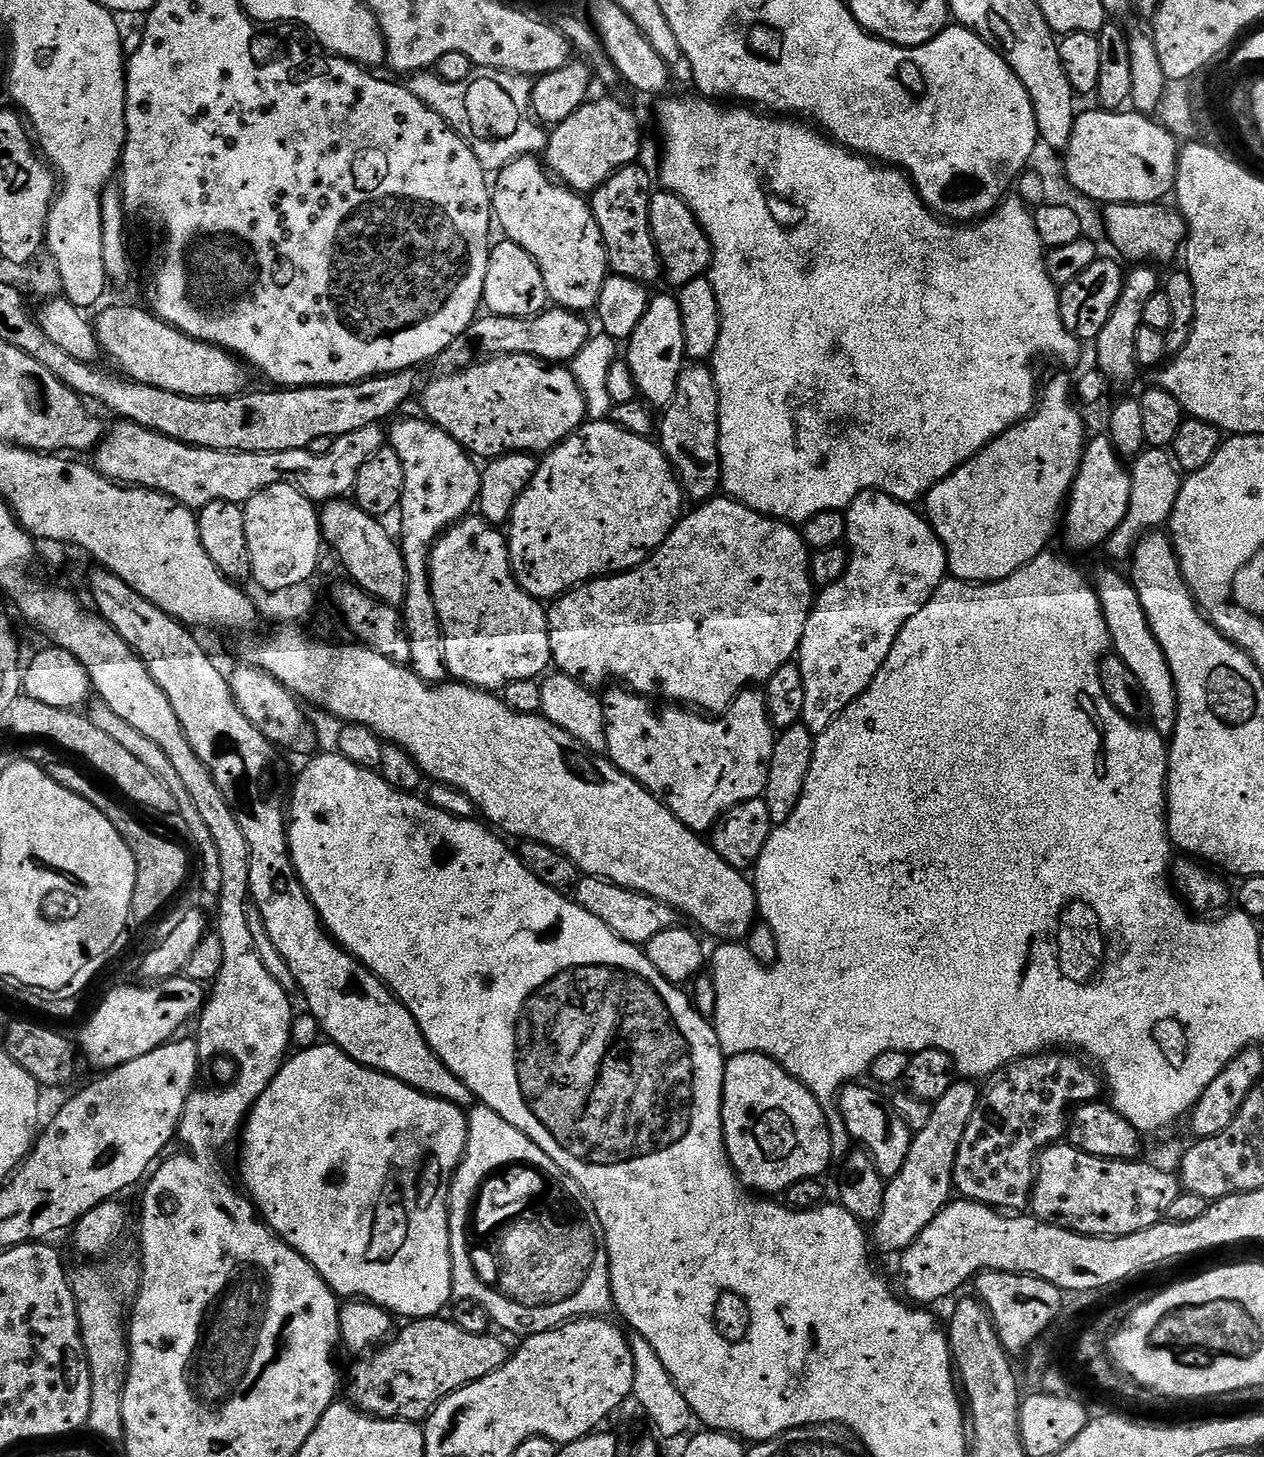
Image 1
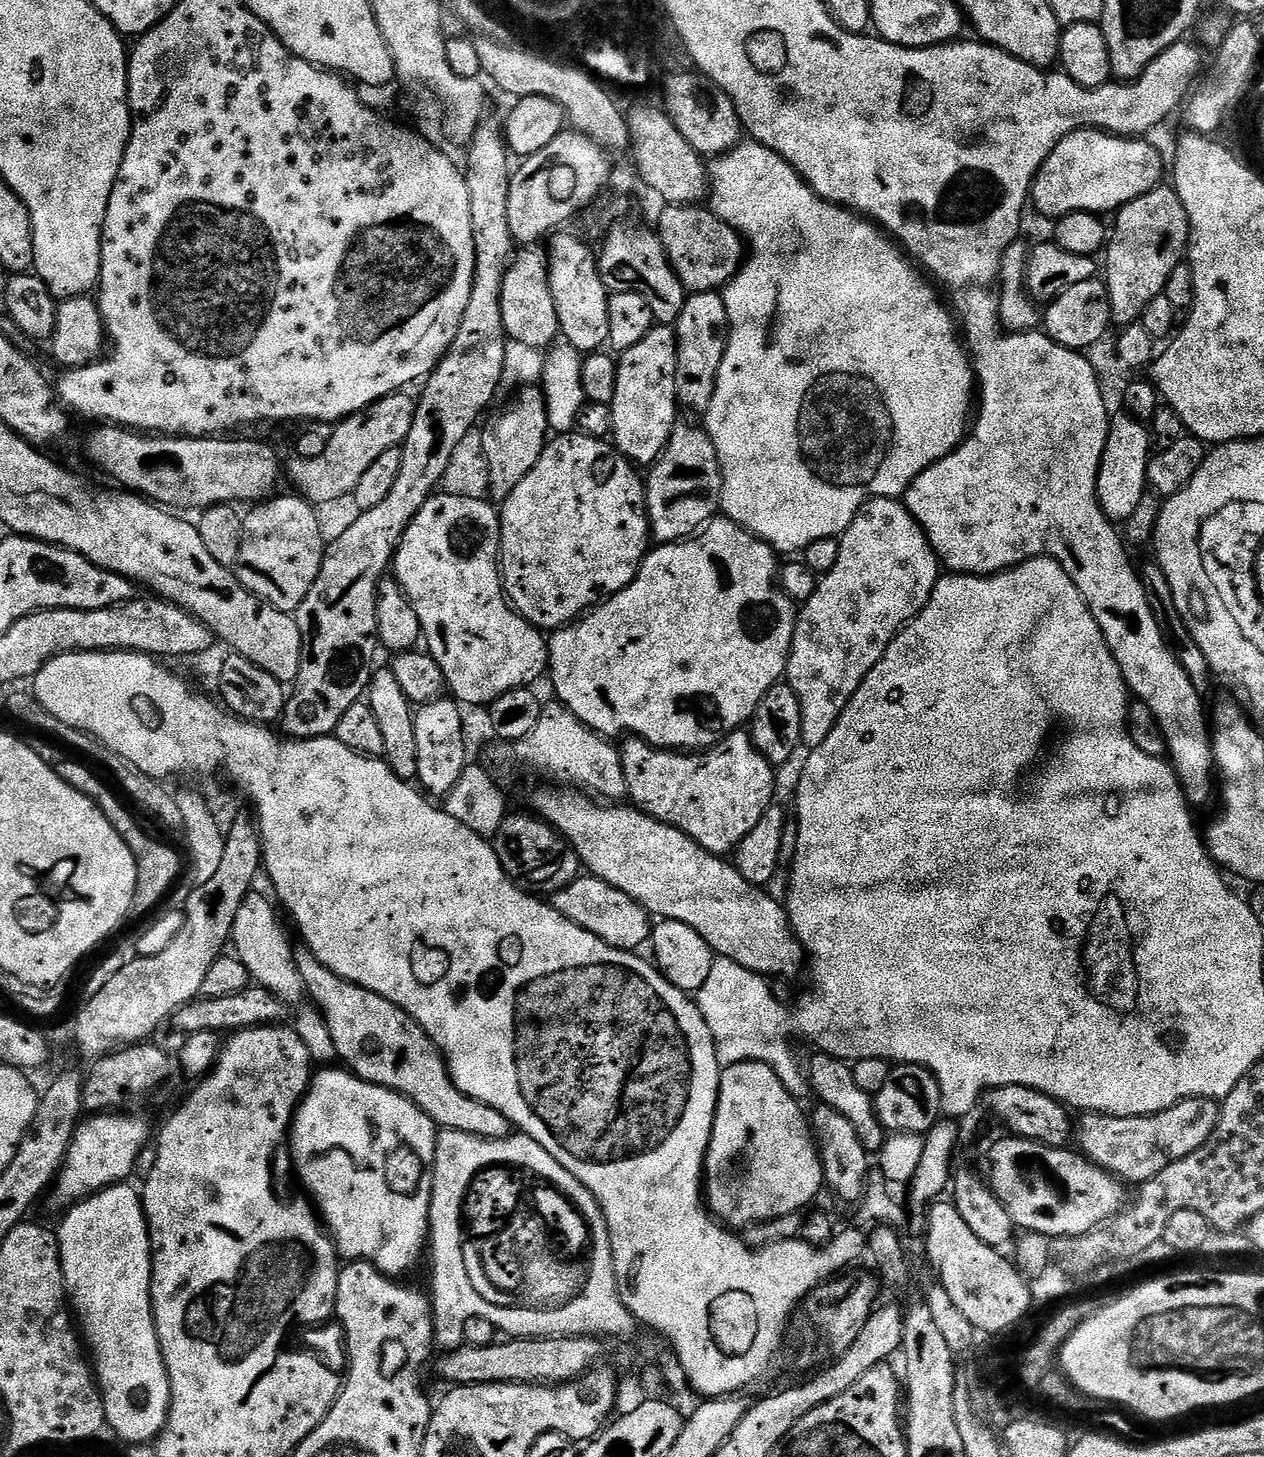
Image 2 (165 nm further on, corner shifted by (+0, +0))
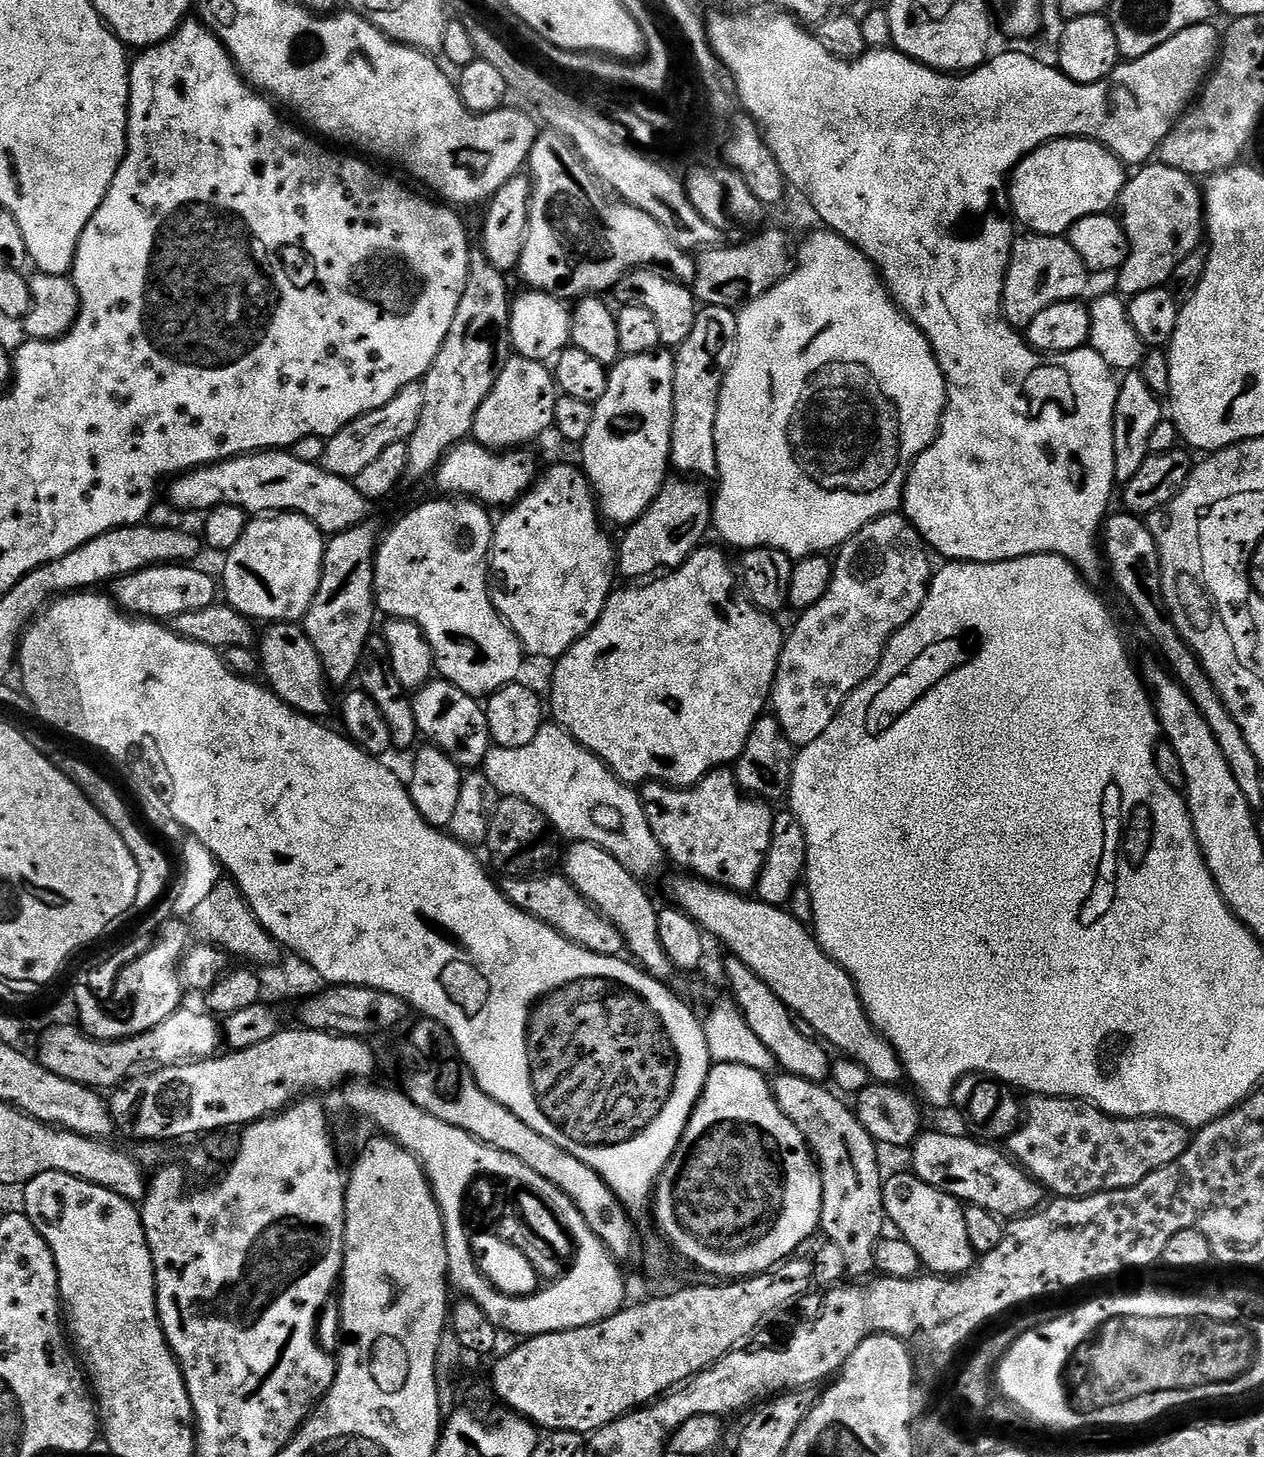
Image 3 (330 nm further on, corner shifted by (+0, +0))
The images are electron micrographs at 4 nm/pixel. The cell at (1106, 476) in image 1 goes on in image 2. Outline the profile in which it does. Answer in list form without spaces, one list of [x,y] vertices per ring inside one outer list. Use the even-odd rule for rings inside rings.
[[[1123,410],[1117,412],[1117,416],[1115,413],[1108,422],[1106,450],[1102,454],[1098,470],[1096,493],[1106,518],[1113,522],[1125,522],[1132,517],[1149,491],[1148,461],[1153,451],[1154,440],[1149,429],[1136,417],[1129,416]]]

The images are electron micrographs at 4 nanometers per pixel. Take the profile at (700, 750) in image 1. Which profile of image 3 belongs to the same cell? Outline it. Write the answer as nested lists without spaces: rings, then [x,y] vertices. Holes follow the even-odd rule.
[[[727,767],[718,768],[709,776],[704,776],[691,788],[672,788],[668,784],[649,782],[639,789],[638,795],[646,822],[654,830],[654,838],[662,846],[665,857],[672,860],[685,873],[693,877],[717,884],[729,892],[748,894],[755,889],[766,854],[770,850],[772,837],[773,809],[765,801],[745,794],[736,780],[735,771]]]

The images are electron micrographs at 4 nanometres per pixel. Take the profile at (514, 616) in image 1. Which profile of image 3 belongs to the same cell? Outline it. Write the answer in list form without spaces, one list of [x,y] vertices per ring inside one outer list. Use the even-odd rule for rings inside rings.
[[[440,498],[444,500],[428,500],[425,504],[417,506],[413,512],[408,512],[388,533],[383,533],[376,549],[376,607],[385,617],[398,620],[415,620],[416,624],[426,634],[426,638],[432,647],[432,653],[436,659],[436,672],[443,679],[450,681],[458,690],[477,698],[487,698],[499,688],[508,684],[515,684],[521,679],[520,671],[524,668],[526,653],[514,630],[500,616],[500,611],[492,604],[492,593],[490,591],[490,553],[492,551],[492,529],[494,527],[493,517],[488,517],[489,509],[485,505],[471,498]]]

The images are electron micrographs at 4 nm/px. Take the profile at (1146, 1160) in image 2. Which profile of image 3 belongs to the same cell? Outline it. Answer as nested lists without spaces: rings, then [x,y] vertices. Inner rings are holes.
[[[1029,1095],[1027,1099],[1020,1127],[1008,1137],[1006,1151],[1041,1188],[1056,1198],[1082,1200],[1099,1192],[1138,1186],[1138,1182],[1154,1174],[1154,1170],[1162,1170],[1162,1166],[1170,1166],[1174,1158],[1182,1158],[1190,1143],[1190,1129],[1170,1118],[1109,1116],[1085,1100],[1071,1100],[1065,1096]]]

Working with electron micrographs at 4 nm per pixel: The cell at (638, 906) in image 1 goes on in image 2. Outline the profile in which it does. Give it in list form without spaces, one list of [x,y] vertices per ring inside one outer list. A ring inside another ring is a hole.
[[[581,874],[574,882],[570,882],[570,886],[551,893],[550,903],[554,910],[558,910],[558,914],[623,952],[636,952],[652,939],[654,920],[649,912],[634,902],[630,894],[591,874]]]

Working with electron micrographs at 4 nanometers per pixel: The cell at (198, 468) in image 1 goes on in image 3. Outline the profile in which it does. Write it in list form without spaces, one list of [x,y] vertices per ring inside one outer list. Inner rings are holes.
[[[417,382],[406,386],[386,406],[366,413],[357,420],[351,420],[342,430],[327,437],[324,446],[322,466],[330,474],[342,477],[343,480],[355,481],[356,476],[386,446],[394,446],[394,442],[406,442],[414,434],[414,426],[422,418],[422,402],[424,401],[423,383]]]

